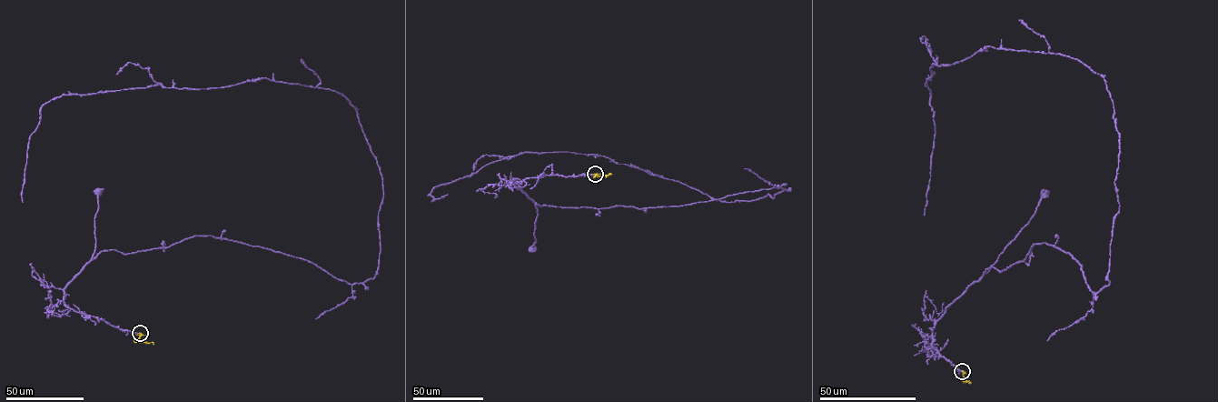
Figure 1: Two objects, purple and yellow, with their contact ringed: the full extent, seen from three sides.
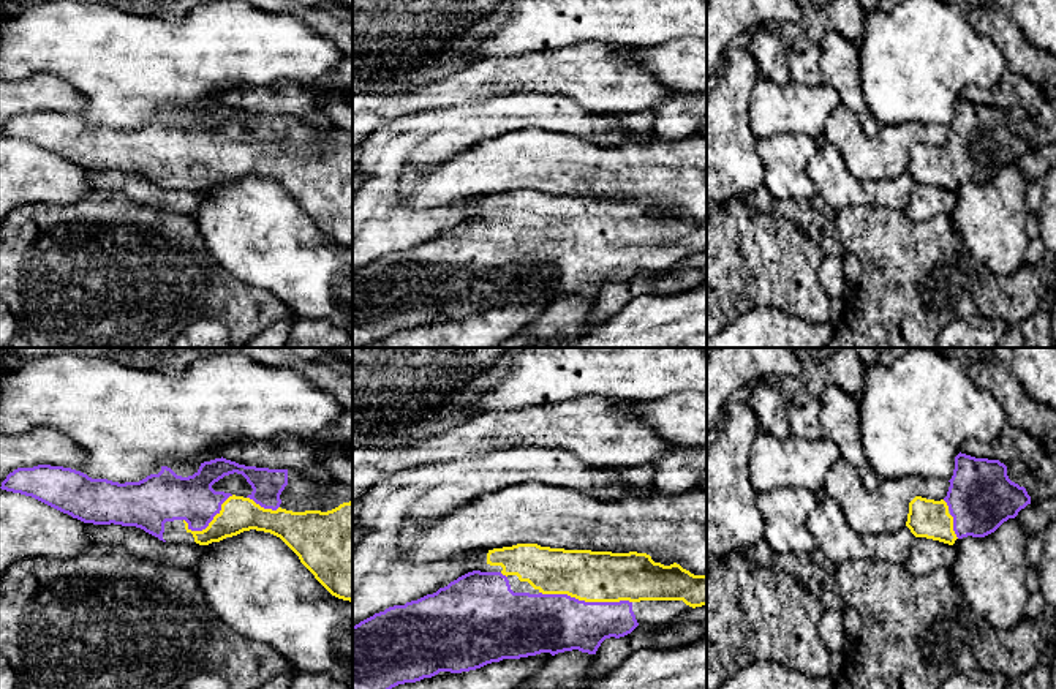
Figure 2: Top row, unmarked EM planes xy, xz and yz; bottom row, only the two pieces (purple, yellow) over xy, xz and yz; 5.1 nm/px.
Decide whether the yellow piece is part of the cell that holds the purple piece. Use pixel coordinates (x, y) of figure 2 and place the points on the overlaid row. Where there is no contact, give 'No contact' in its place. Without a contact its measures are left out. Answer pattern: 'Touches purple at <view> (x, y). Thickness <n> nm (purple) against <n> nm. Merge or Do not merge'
Touches purple at xz (584, 601). Thickness 300 nm (purple) against 260 nm. Merge

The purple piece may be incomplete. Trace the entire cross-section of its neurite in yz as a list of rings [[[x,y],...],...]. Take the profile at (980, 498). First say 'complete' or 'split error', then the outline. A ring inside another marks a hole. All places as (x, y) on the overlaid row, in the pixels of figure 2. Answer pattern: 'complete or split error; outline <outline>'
split error; outline [[[955,457],[947,496],[941,501],[915,496],[906,526],[915,537],[953,545],[967,536],[985,537],[1031,504],[1024,487],[1012,482],[999,460]]]

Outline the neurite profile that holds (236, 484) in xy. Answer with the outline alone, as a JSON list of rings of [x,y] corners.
[[[237,473],[224,476],[218,482],[215,482],[212,488],[215,491],[224,491],[224,493],[231,493],[231,495],[243,496],[243,498],[247,498],[253,491],[247,479]]]

